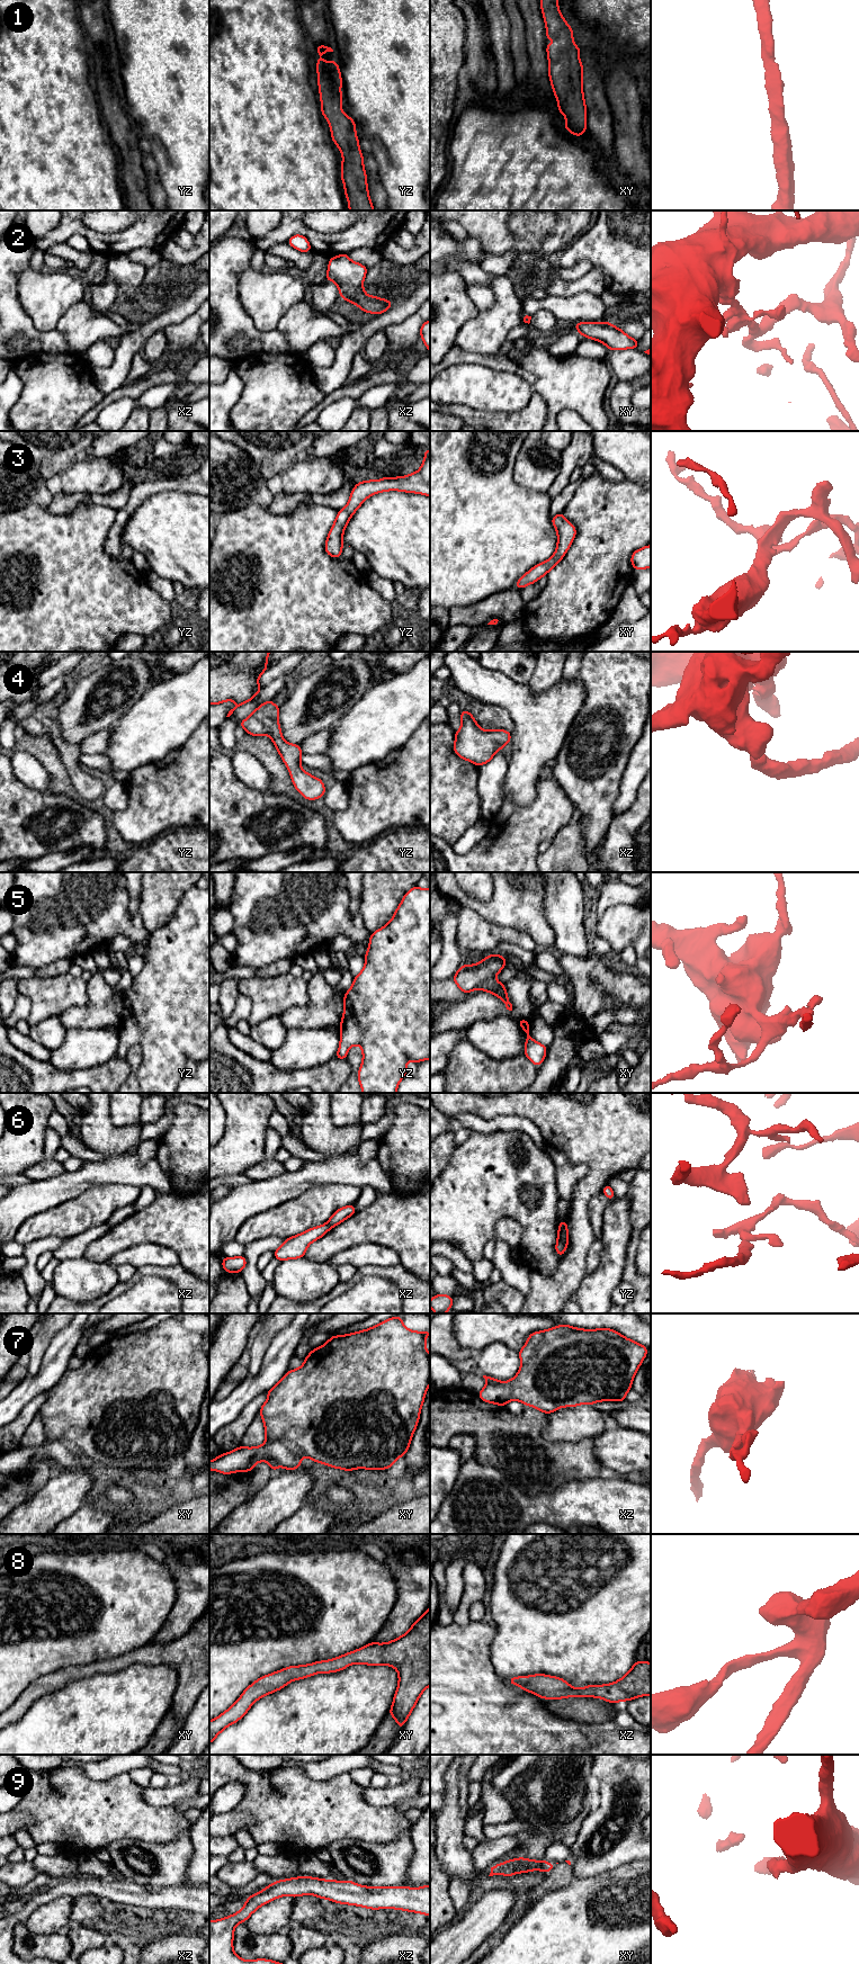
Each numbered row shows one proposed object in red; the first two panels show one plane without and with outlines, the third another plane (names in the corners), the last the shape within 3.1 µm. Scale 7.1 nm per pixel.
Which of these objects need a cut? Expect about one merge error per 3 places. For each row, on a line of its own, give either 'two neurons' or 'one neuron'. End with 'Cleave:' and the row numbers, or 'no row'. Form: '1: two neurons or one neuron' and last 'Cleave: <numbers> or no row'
1: one neuron
2: one neuron
3: one neuron
4: one neuron
5: one neuron
6: two neurons
7: two neurons
8: one neuron
9: one neuron
Cleave: 6, 7

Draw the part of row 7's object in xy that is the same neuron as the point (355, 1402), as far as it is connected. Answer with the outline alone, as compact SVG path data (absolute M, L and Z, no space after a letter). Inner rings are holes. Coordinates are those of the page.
M396 1316L365 1330L341 1336L332 1335L324 1345L311 1351L301 1367L287 1371L283 1379L267 1391L267 1401L259 1410L265 1425L266 1441L285 1442L314 1462L345 1471L354 1469L388 1470L399 1458L406 1454L419 1423L420 1410L430 1384L430 1354L426 1349L426 1338L429 1334L430 1330L413 1331L408 1329L403 1325L401 1316Z

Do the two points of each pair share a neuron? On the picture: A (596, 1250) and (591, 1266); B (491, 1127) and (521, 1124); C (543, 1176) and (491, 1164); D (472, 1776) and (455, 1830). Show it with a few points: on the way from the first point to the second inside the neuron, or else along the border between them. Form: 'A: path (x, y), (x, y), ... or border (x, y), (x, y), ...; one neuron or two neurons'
A: path (594, 1254), (591, 1263); one neuron
B: path (499, 1124), (513, 1124); one neuron
C: path (530, 1176), (503, 1174); one neuron
D: border (472, 1766), (467, 1773), (467, 1783); two neurons

